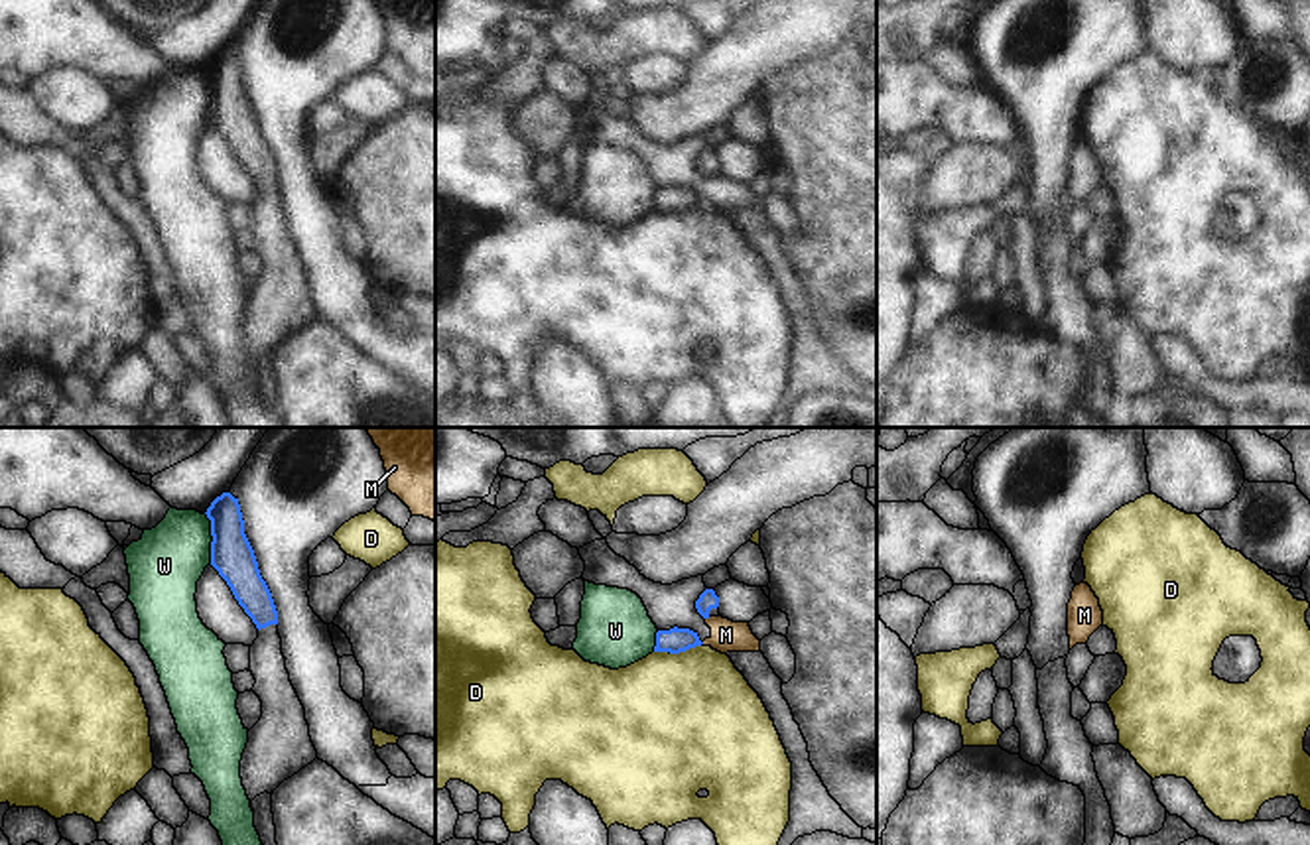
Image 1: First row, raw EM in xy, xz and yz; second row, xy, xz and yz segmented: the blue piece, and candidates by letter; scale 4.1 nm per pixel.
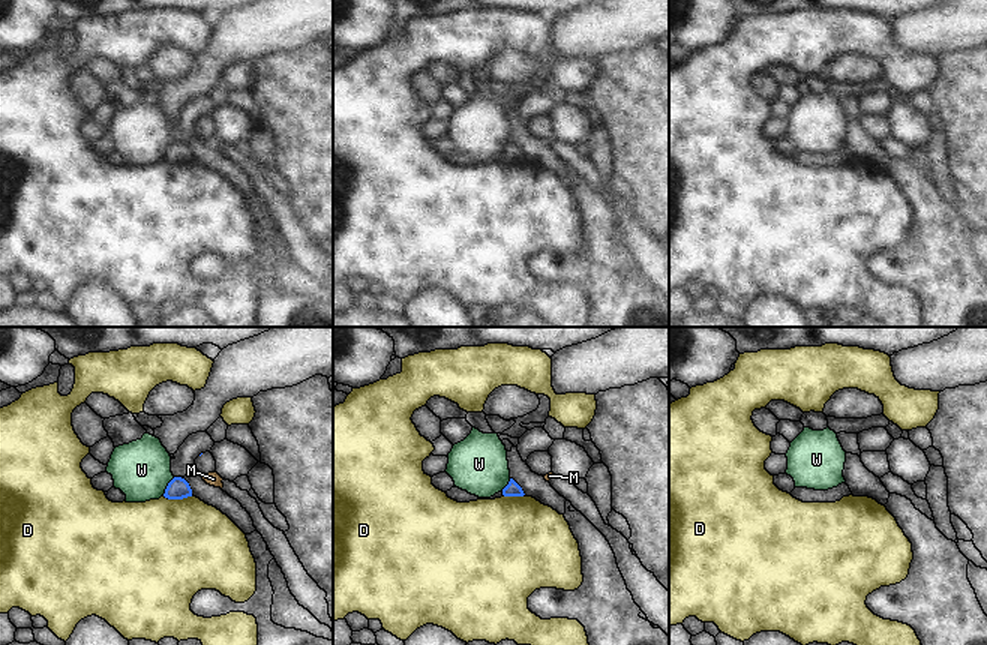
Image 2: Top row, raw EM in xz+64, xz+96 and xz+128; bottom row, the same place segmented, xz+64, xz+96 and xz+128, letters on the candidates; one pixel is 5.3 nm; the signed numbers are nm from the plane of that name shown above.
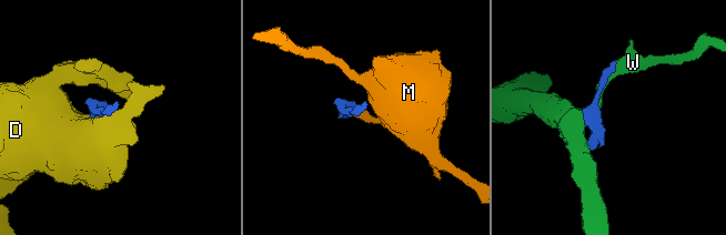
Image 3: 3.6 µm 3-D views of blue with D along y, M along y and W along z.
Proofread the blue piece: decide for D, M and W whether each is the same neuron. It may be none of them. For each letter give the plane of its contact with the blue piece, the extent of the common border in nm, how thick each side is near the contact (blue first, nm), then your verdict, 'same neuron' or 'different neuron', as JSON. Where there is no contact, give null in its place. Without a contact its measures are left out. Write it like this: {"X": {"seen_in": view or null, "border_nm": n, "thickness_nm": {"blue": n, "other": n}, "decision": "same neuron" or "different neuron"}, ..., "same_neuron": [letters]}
{"D": {"seen_in": "xz", "border_nm": 200, "thickness_nm": {"blue": 110, "other": 500}, "decision": "different neuron"}, "M": {"seen_in": null, "decision": "different neuron"}, "W": {"seen_in": "xy", "border_nm": 220, "thickness_nm": {"blue": 180, "other": 300}, "decision": "different neuron"}, "same_neuron": []}

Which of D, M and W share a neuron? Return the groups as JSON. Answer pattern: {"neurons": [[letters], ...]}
{"neurons": [["D"], ["M"], ["W"]]}

